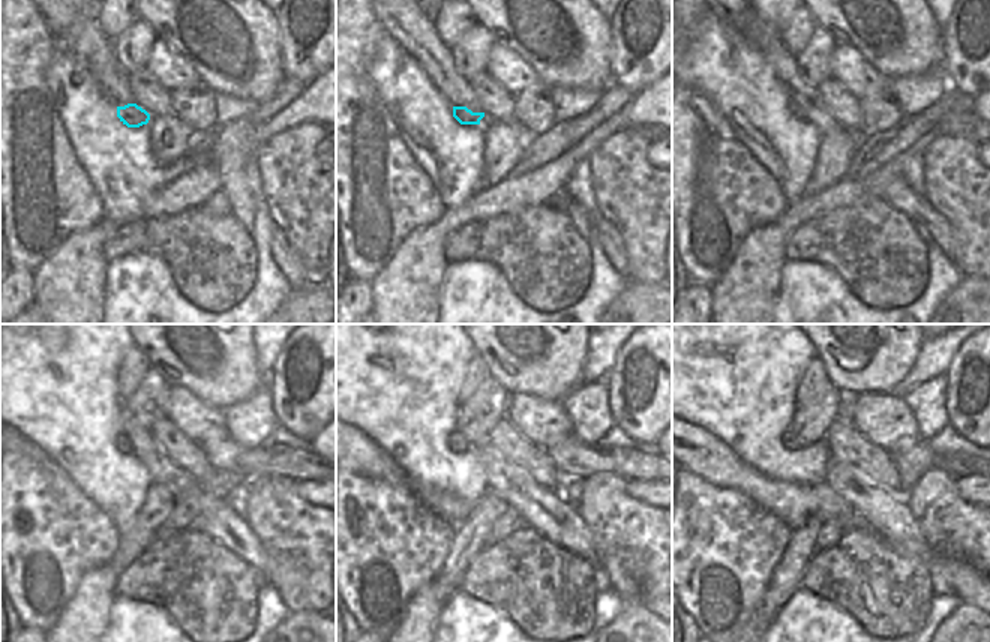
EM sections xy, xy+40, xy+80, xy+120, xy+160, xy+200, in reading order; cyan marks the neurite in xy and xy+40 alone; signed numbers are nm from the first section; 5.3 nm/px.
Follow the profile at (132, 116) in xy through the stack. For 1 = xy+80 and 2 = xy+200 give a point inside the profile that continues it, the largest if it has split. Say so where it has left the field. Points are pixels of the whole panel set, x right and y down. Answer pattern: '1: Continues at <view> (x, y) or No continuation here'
1: Continues at xy+80 (794, 108)
2: Continues at xy+200 (789, 438)

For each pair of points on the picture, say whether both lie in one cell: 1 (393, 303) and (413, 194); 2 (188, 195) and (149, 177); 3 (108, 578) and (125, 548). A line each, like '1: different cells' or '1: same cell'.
1: different cells
2: different cells
3: different cells

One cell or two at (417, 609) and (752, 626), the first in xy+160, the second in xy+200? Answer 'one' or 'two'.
one

